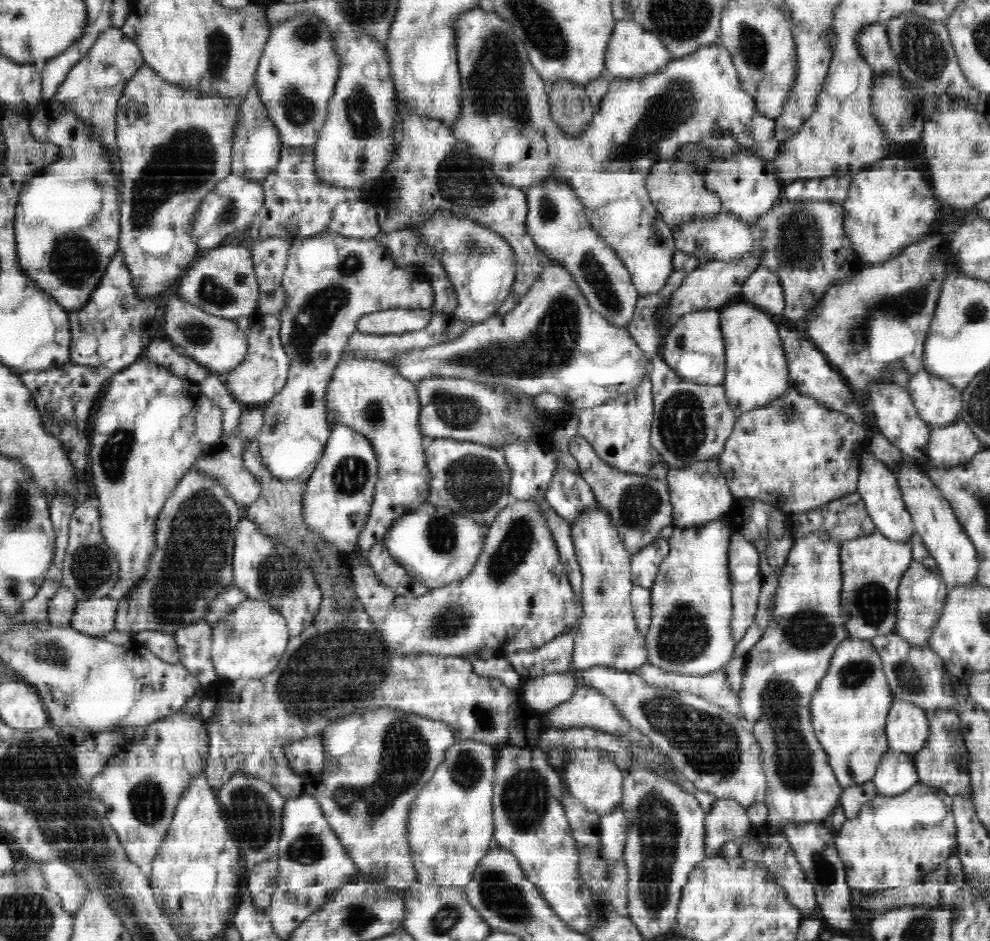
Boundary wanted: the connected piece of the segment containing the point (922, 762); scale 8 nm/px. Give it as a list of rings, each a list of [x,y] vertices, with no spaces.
[[[940,711],[929,715],[930,733],[926,746],[913,754],[917,776],[922,782],[954,799],[961,794],[971,797],[970,776],[968,765],[968,751],[964,745],[963,726],[960,724],[956,711]]]

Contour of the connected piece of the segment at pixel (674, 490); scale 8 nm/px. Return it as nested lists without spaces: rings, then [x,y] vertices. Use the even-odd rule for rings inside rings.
[[[719,461],[692,463],[679,469],[670,469],[665,482],[673,506],[673,526],[681,529],[702,526],[726,516],[735,500]]]

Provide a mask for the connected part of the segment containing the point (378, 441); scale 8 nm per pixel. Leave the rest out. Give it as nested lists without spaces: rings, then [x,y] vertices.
[[[346,355],[334,369],[328,384],[328,416],[335,412],[331,422],[351,426],[356,432],[364,435],[372,443],[374,454],[378,459],[378,480],[375,486],[374,500],[366,522],[365,530],[358,536],[358,549],[367,552],[374,544],[381,542],[392,527],[392,523],[402,515],[414,510],[419,504],[426,502],[430,482],[430,471],[427,467],[426,452],[422,447],[422,436],[418,426],[420,403],[415,381],[396,374],[392,366],[384,361],[372,359],[364,355]]]

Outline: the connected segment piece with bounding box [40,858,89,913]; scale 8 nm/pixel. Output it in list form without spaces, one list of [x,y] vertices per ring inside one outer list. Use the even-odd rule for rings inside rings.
[[[52,860],[40,864],[41,874],[47,883],[48,890],[56,893],[66,912],[75,913],[82,904],[89,890],[84,877],[76,874],[74,866],[66,860]]]

